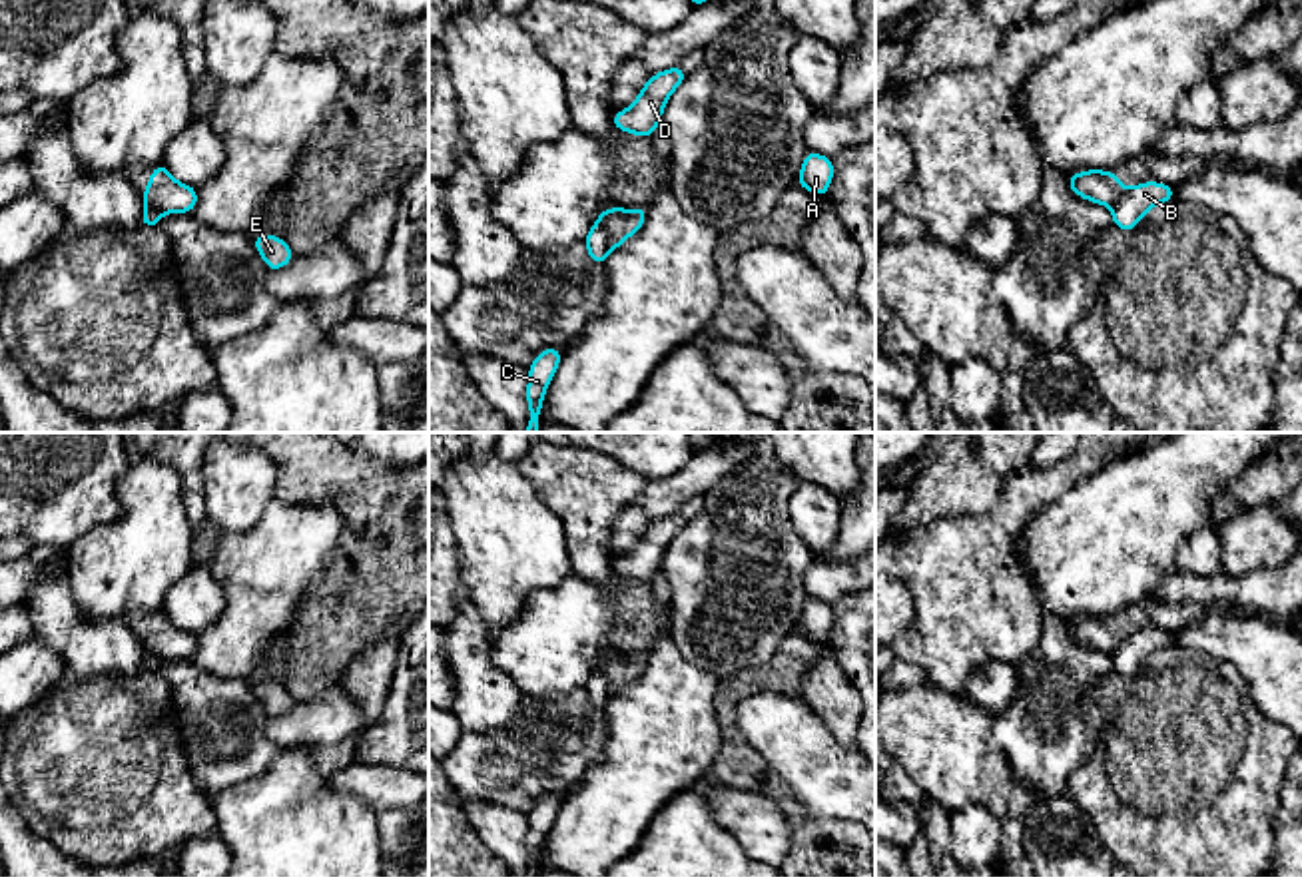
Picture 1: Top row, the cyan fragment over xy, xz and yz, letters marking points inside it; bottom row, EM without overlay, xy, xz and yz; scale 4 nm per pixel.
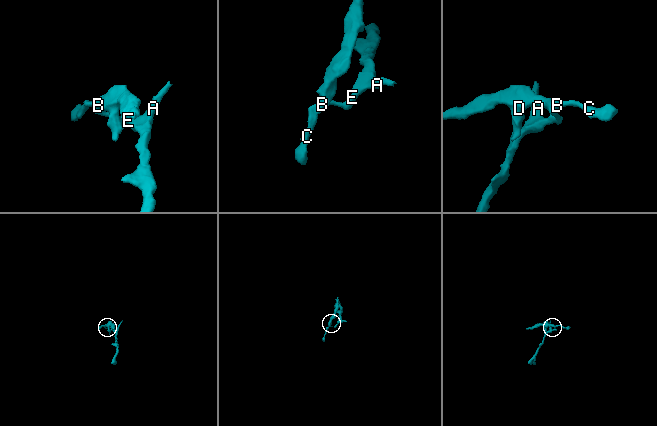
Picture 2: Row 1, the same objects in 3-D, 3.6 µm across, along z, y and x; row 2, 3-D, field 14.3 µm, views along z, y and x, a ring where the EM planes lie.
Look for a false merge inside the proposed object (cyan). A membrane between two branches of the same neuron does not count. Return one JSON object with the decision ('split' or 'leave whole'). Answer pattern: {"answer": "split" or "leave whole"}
{"answer": "split"}

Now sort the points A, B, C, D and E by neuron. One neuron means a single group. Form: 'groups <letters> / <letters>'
groups A B C E / D

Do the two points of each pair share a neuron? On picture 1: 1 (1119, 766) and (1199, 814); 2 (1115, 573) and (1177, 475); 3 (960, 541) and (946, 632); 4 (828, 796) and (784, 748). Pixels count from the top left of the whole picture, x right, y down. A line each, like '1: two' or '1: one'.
1: one
2: one
3: one
4: one

